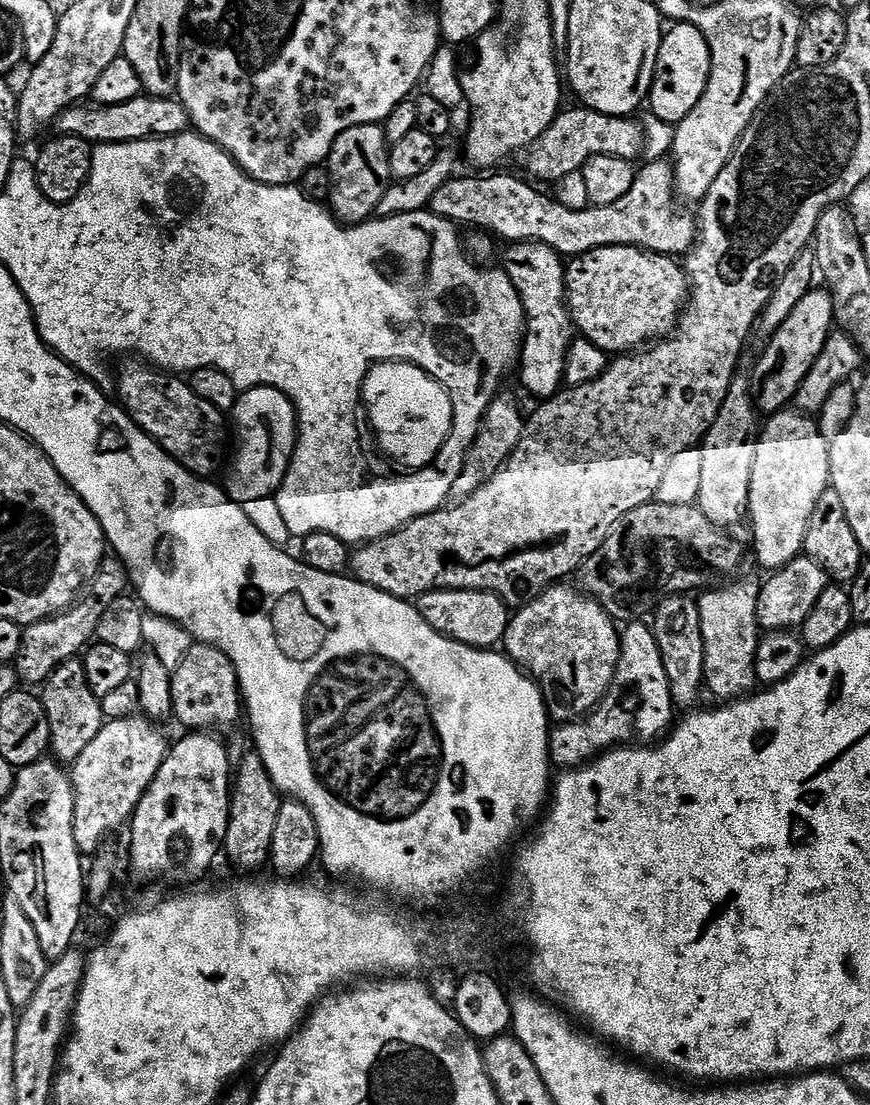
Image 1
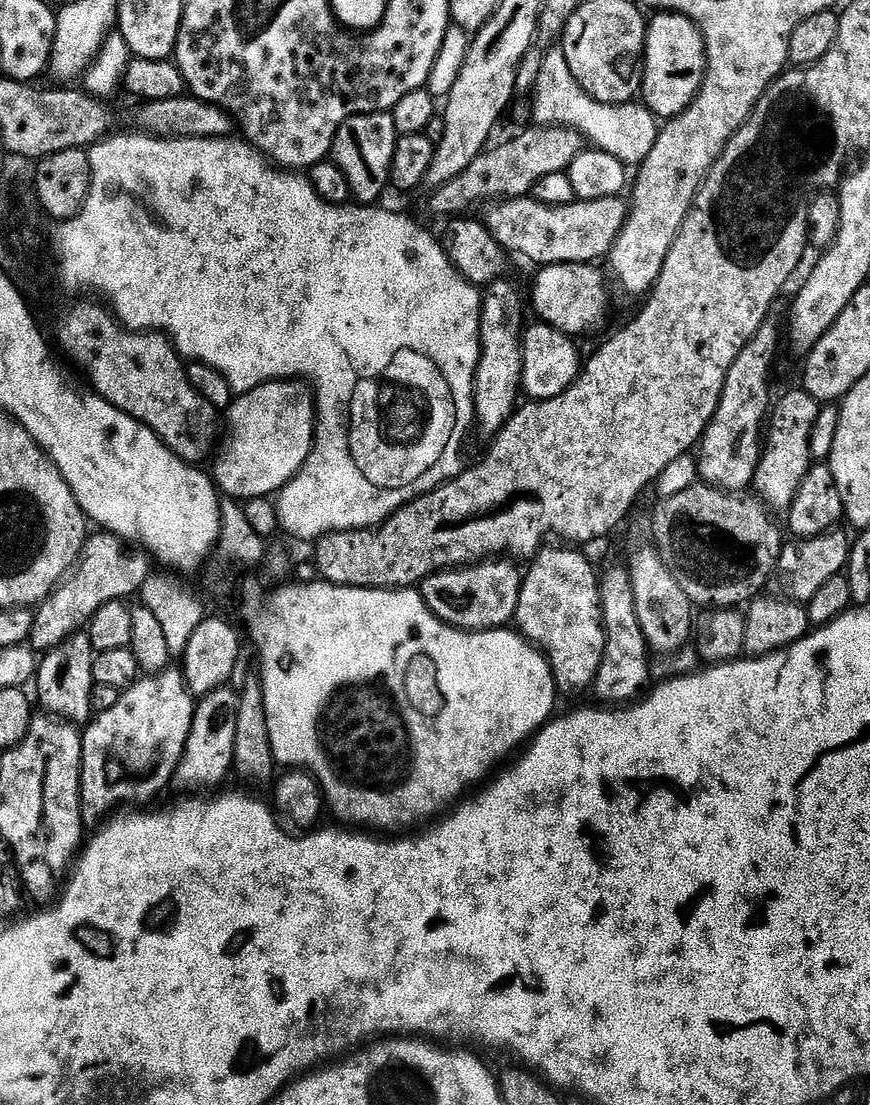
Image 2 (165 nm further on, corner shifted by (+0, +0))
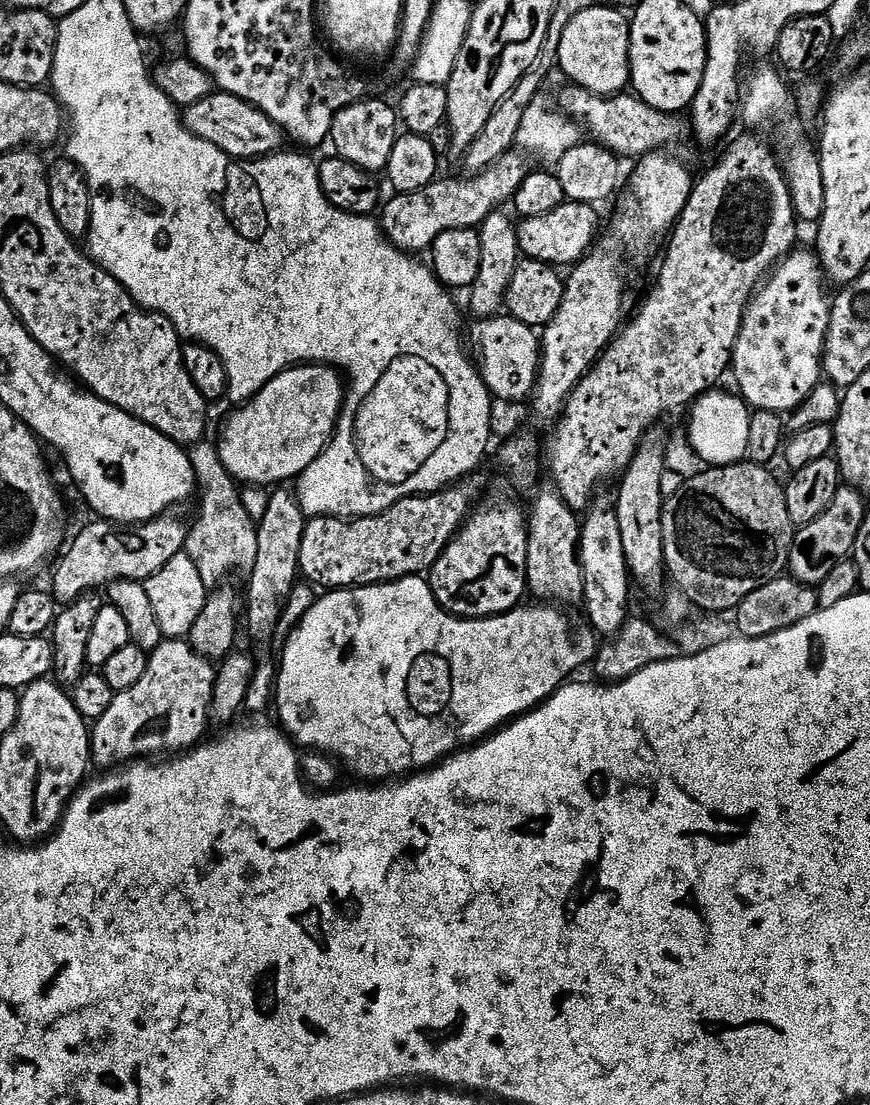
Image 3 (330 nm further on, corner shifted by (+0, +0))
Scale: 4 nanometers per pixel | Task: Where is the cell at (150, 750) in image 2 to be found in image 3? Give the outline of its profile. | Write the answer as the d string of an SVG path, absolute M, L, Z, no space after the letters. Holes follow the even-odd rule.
M181 638L178 640L163 639L160 645L152 651L148 657L148 665L146 666L146 674L142 674L142 678L138 678L138 682L134 682L134 686L130 686L130 690L125 692L117 692L112 697L110 702L110 710L106 710L106 714L102 714L102 718L98 718L90 728L90 760L93 765L96 764L97 769L112 770L117 766L123 766L129 762L135 762L141 758L152 758L155 752L164 752L160 754L183 754L196 747L205 739L204 728L209 727L208 722L208 707L210 706L210 698L212 697L212 687L216 681L216 668L213 661L207 660L205 656L200 656L192 649L192 645L187 639Z

